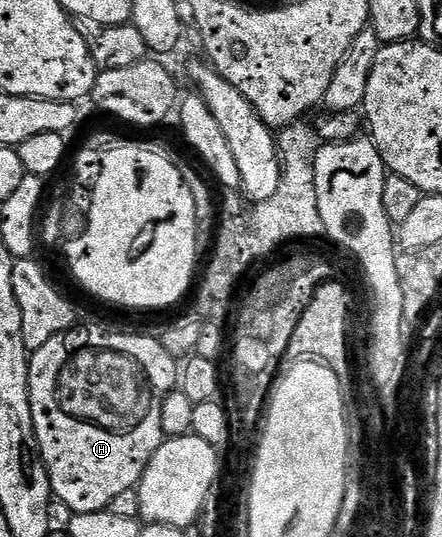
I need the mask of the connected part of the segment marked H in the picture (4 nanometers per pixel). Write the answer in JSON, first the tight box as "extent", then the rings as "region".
{"extent":[29,325,179,514],"region":[[[74,325],[72,330],[66,330],[59,336],[51,336],[43,348],[32,351],[29,359],[29,387],[31,388],[31,416],[35,420],[35,436],[39,440],[41,455],[45,461],[45,467],[51,480],[53,497],[61,502],[73,514],[86,514],[87,512],[99,512],[108,510],[111,500],[120,496],[123,492],[134,489],[140,482],[151,456],[161,446],[163,435],[161,433],[161,412],[163,400],[170,394],[179,382],[179,362],[172,358],[163,348],[160,337],[148,338],[145,334],[120,334],[117,330],[104,330],[101,326]]]}

